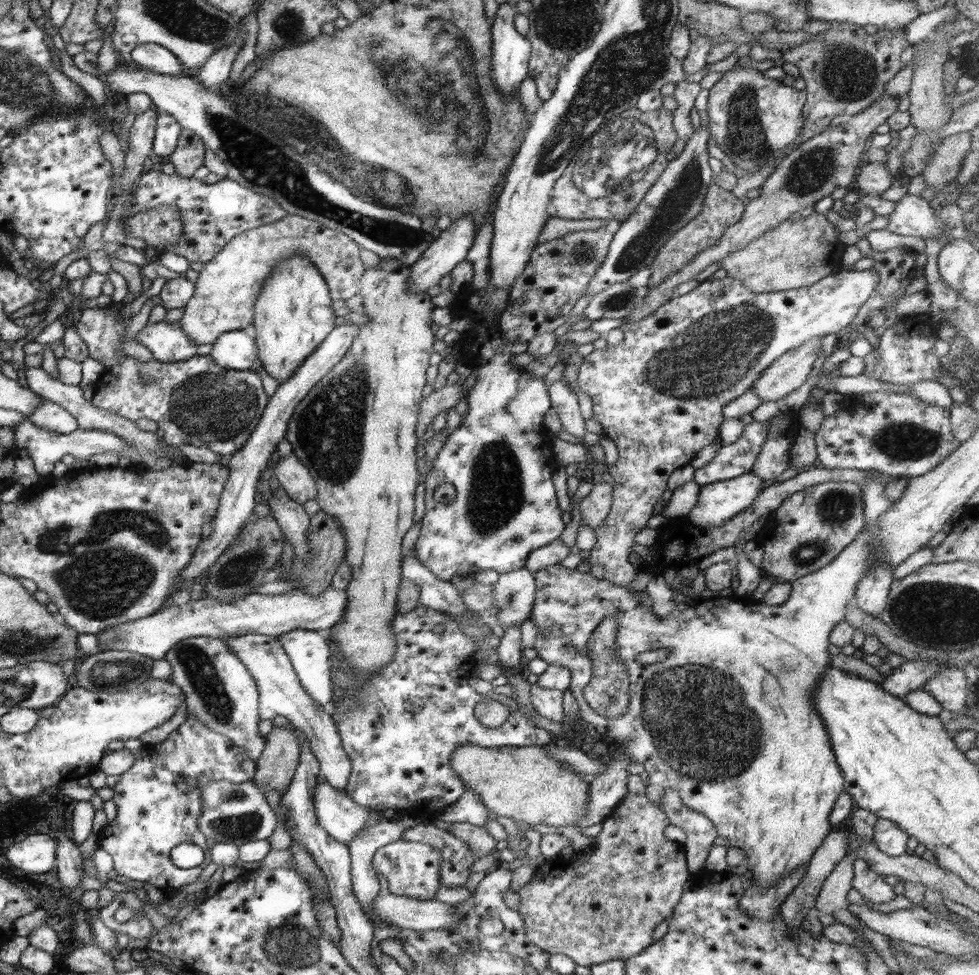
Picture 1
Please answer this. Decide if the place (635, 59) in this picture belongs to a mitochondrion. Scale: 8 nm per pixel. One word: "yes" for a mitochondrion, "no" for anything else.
yes

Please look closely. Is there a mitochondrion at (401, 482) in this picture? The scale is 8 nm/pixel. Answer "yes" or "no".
no

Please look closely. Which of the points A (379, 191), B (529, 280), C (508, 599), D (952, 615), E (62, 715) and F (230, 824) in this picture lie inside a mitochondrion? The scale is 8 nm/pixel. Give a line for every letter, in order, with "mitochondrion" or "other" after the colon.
A: mitochondrion
B: other
C: mitochondrion
D: mitochondrion
E: other
F: mitochondrion

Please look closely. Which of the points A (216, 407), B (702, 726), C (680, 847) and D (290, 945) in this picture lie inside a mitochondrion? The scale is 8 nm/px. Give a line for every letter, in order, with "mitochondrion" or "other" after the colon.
A: mitochondrion
B: mitochondrion
C: other
D: mitochondrion

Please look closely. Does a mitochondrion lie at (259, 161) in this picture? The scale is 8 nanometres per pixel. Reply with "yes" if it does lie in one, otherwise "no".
yes

